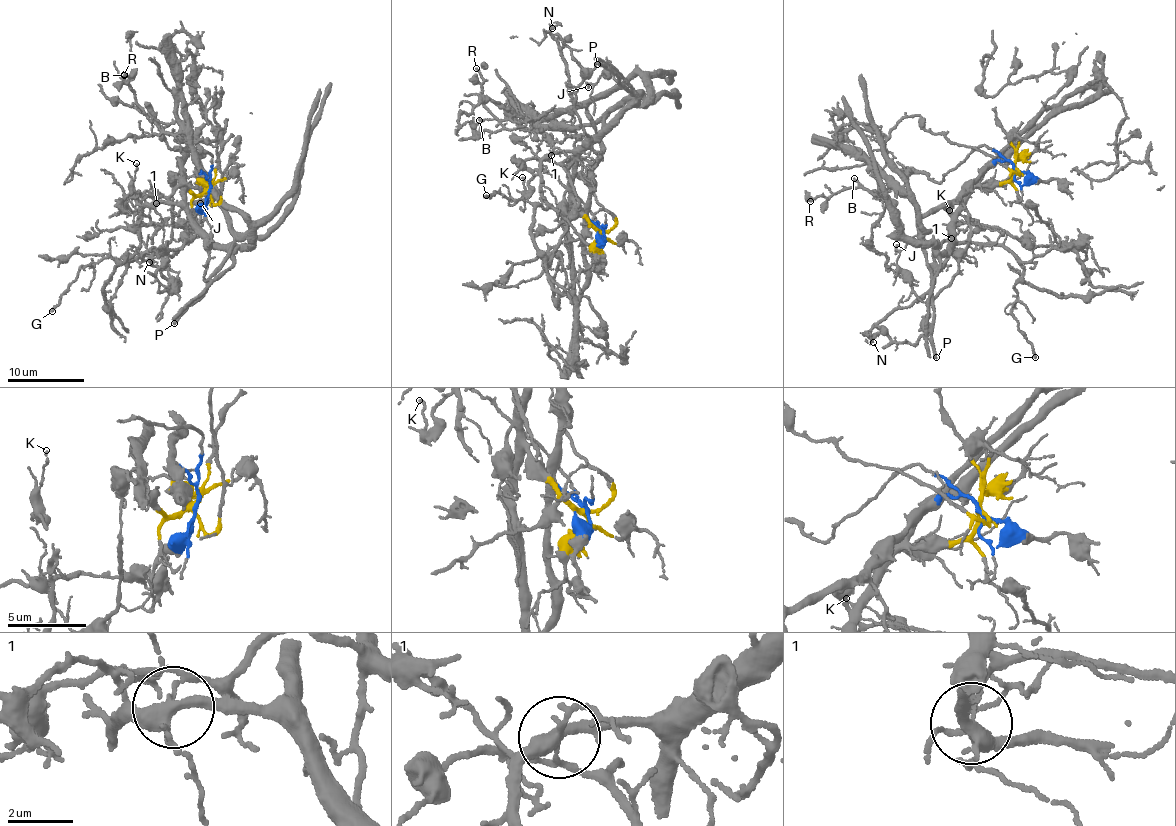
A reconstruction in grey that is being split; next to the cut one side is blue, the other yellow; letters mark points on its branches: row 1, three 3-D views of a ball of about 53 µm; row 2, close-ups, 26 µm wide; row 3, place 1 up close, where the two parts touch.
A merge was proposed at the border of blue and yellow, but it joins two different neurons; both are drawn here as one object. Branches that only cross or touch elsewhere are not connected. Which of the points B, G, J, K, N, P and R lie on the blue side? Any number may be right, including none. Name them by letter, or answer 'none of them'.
J, P

